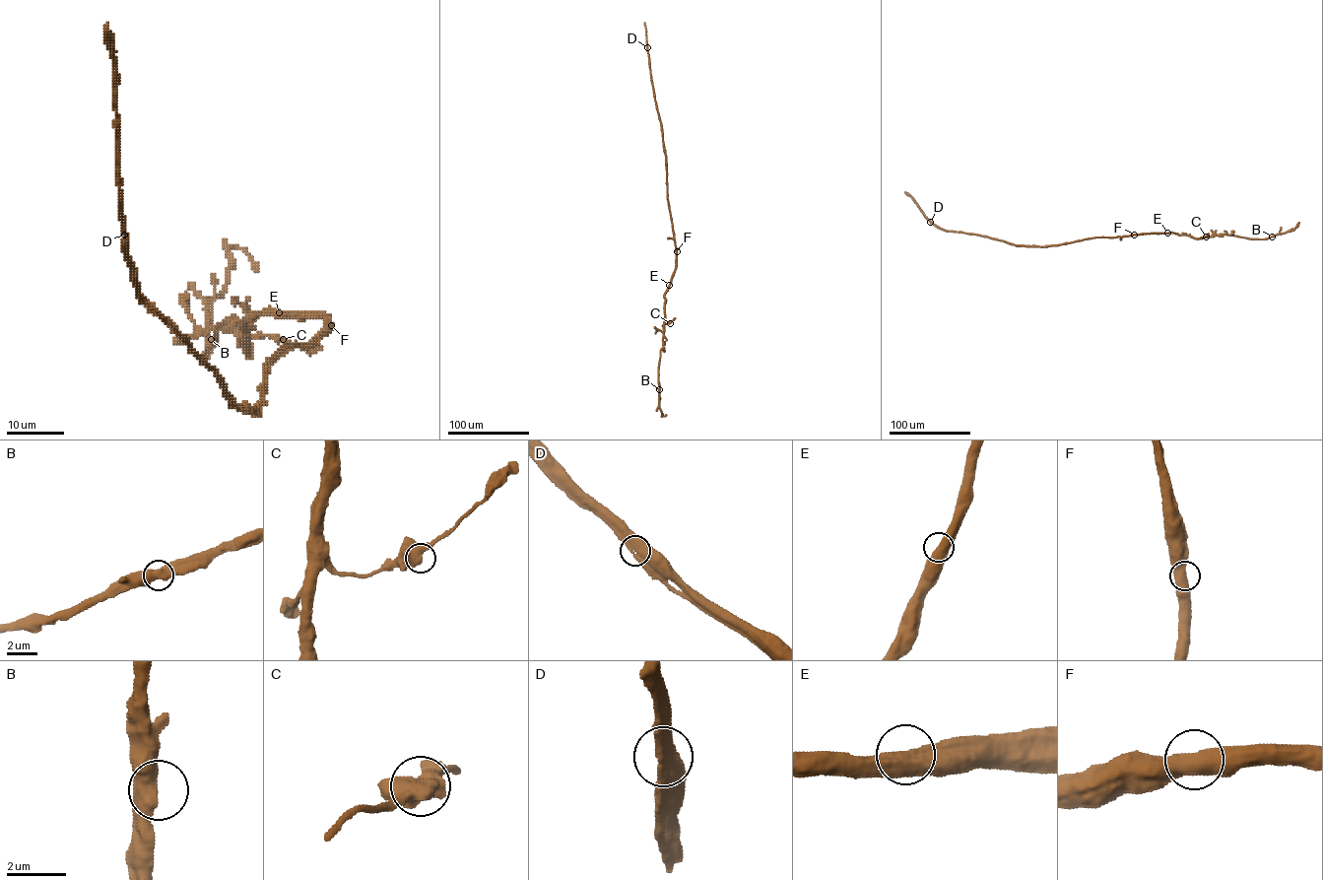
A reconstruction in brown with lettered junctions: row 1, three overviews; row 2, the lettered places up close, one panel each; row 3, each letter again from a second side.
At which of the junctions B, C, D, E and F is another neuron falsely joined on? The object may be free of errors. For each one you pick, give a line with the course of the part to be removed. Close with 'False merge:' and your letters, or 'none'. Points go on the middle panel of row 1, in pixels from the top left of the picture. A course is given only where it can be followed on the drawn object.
D: foreign part runs (647, 47), (649, 66)
False merge: D

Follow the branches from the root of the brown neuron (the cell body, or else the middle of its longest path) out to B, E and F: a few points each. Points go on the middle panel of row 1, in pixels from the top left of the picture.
B: (671, 217), (676, 264), (664, 296), (659, 389)
E: (671, 217), (676, 258), (669, 285)
F: (671, 217), (677, 251)

